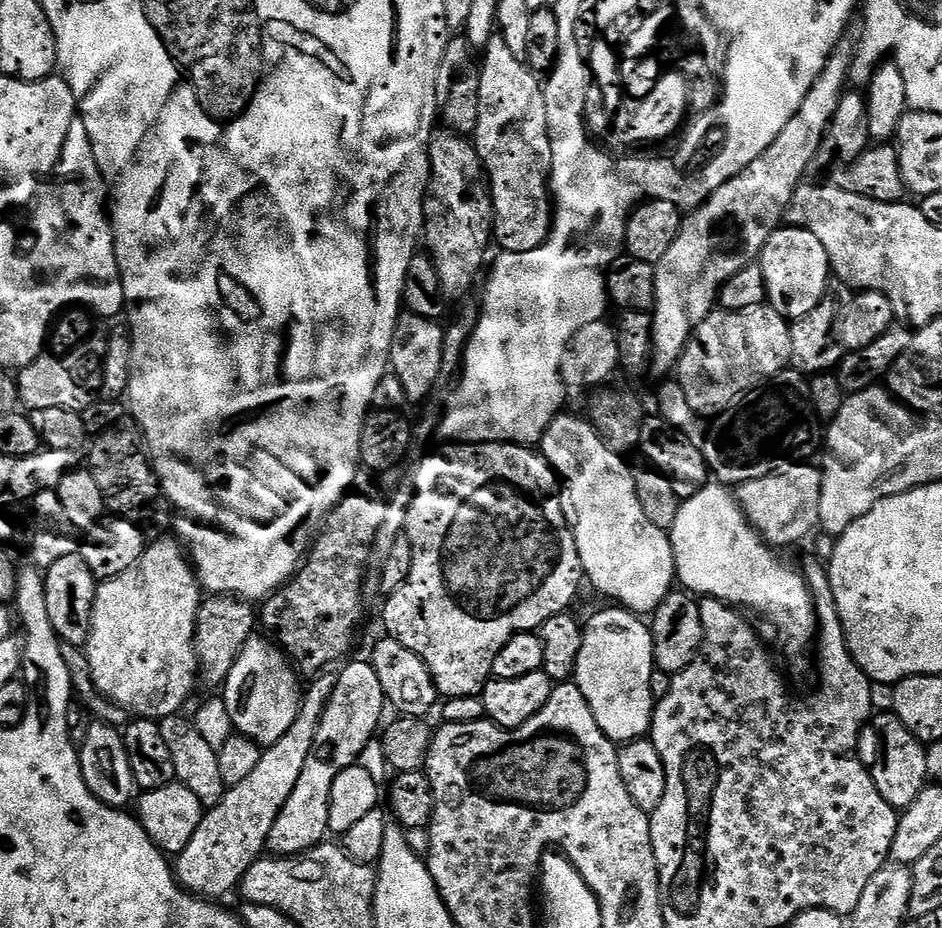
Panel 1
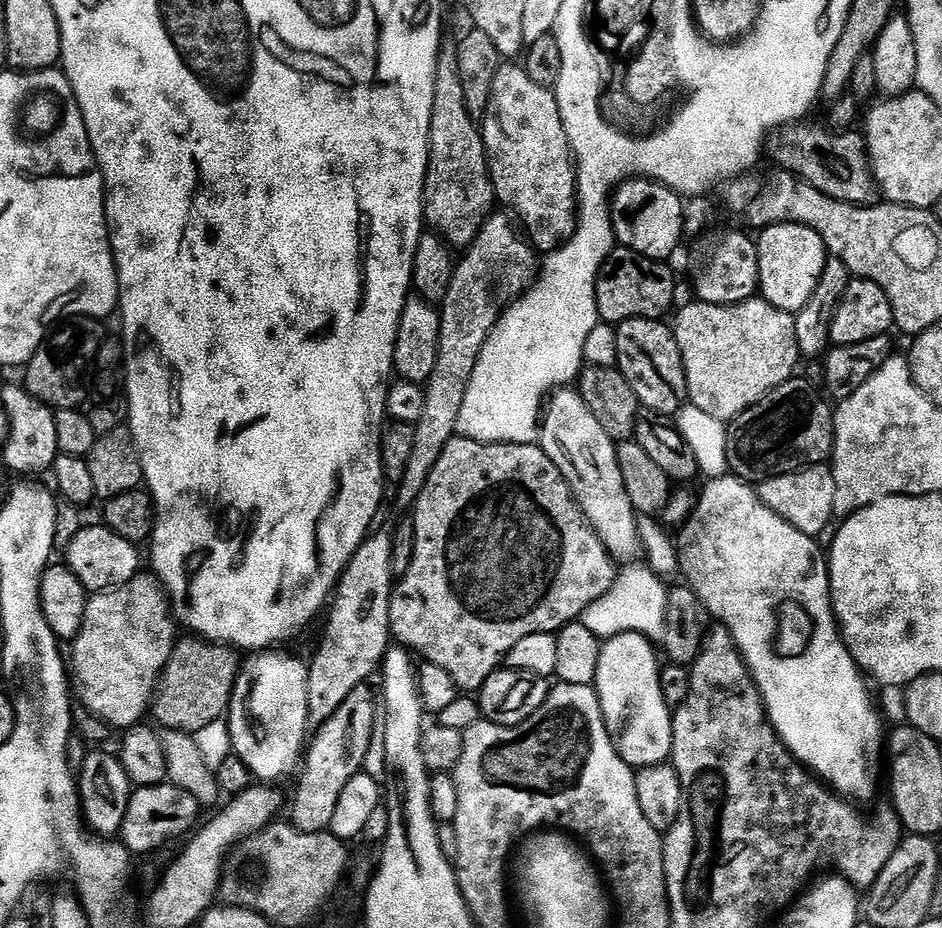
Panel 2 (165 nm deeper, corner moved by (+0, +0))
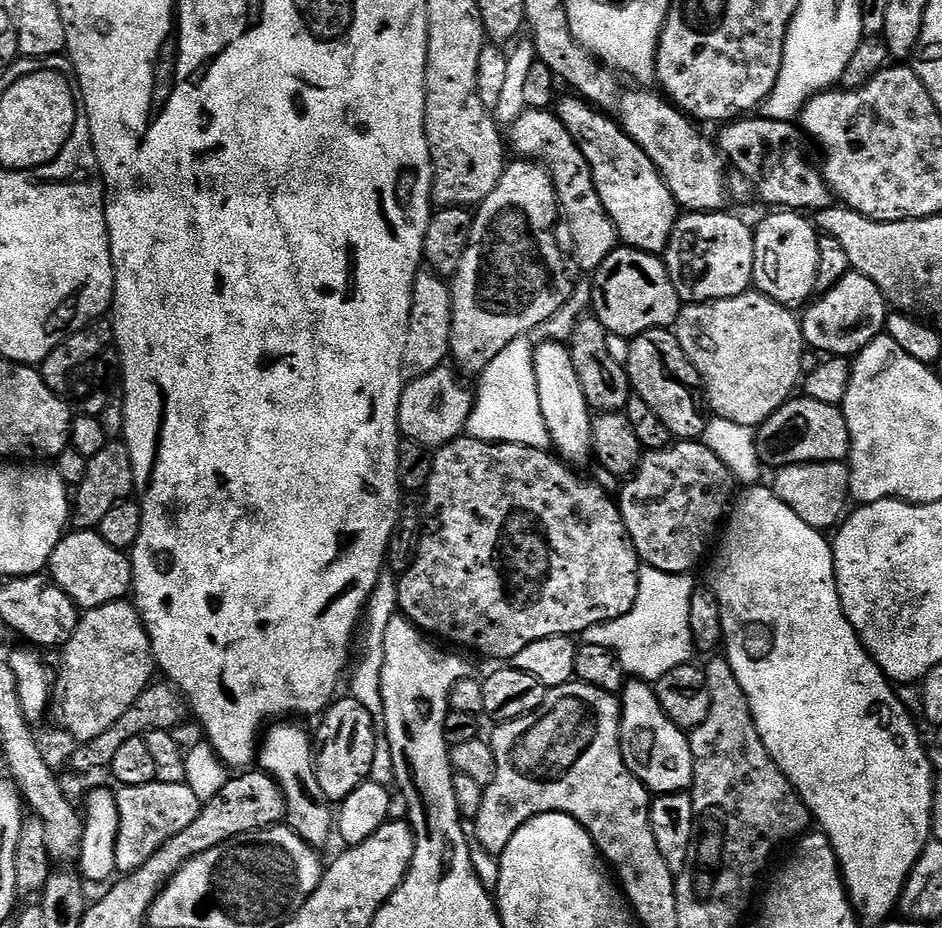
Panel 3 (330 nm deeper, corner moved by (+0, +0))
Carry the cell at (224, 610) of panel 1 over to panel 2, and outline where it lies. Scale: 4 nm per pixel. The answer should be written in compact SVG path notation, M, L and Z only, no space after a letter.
M196 636L177 641L167 660L150 705L155 723L167 731L195 735L210 723L223 719L231 707L232 694L239 676L240 658L233 649L217 646Z

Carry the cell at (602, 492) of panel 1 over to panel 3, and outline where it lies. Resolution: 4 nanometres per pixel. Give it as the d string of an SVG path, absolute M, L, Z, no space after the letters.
M560 342L537 343L534 348L534 374L538 382L538 402L542 406L542 418L548 427L548 433L552 439L552 448L569 465L580 466L584 459L592 456L592 422L593 409L588 407L586 394L582 394L582 382L578 382L578 374L574 374L574 362L570 358L567 347Z

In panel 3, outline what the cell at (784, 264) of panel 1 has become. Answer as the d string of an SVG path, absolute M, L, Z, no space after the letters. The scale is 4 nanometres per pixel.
M776 210L760 225L755 225L754 274L755 291L769 296L784 307L795 309L813 299L818 278L818 229L807 215L795 210Z

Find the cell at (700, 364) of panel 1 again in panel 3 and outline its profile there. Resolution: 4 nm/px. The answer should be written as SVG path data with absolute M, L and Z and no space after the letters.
M749 290L734 298L681 307L674 331L686 358L690 358L698 370L707 407L711 411L713 408L716 416L738 422L738 426L753 430L759 428L766 418L770 418L770 414L777 412L789 400L801 383L801 357L806 349L801 321L793 309L774 302L760 292Z

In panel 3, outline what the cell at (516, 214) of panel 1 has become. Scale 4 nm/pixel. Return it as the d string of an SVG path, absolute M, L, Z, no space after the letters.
M525 110L510 125L509 132L512 133L507 133L506 140L511 151L513 148L517 157L543 164L552 176L556 187L556 203L563 219L564 216L568 219L568 228L572 231L573 242L576 243L575 267L580 267L582 271L588 272L587 274L595 273L601 262L618 247L618 237L610 214L602 206L602 198L598 198L592 171L586 158L582 158L582 150L578 150L574 138L552 110Z

